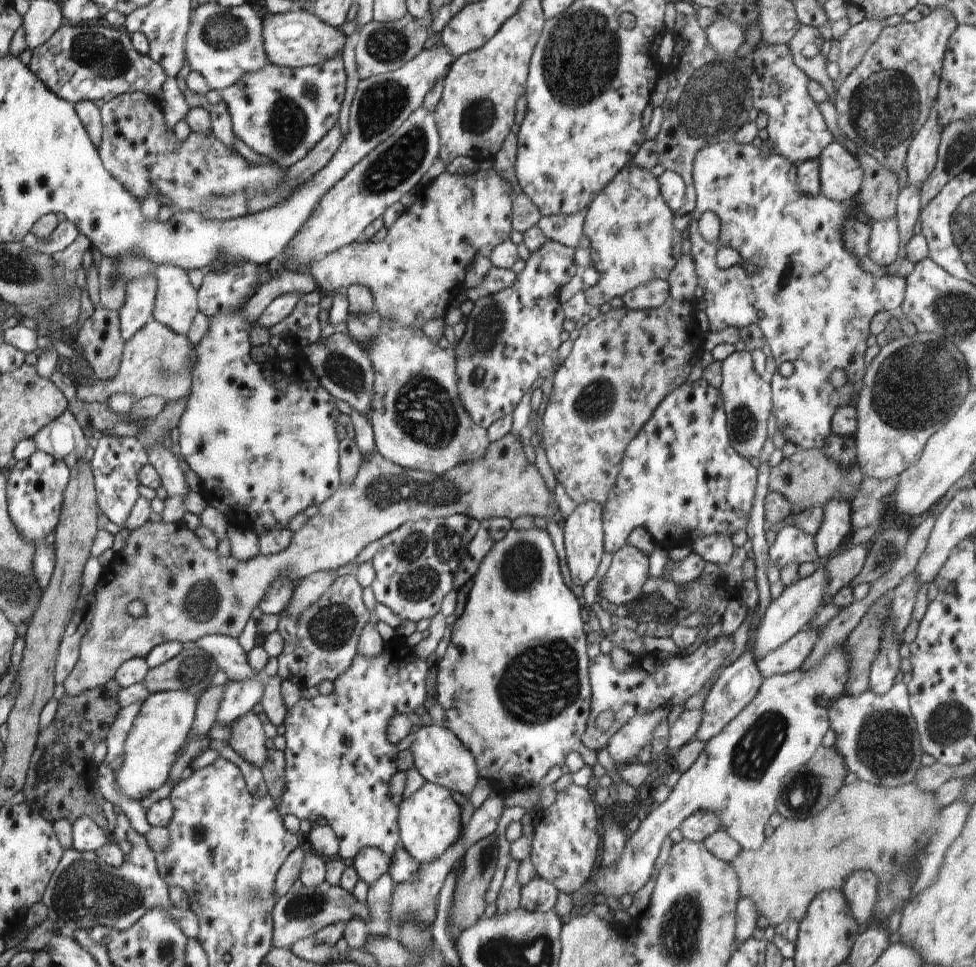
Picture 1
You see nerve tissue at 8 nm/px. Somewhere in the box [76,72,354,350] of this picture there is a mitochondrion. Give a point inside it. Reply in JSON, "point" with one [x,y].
{"point":[290,121]}

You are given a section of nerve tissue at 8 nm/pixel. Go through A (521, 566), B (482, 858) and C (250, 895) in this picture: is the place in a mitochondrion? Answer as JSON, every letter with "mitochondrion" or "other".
{"A":"mitochondrion","B":"mitochondrion","C":"mitochondrion"}

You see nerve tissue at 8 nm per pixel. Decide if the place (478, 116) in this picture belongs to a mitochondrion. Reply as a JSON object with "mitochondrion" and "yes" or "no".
{"mitochondrion":"yes"}

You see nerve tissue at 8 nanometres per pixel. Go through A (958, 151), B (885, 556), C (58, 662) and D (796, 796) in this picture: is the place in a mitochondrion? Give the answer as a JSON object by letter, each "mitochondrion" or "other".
{"A":"mitochondrion","B":"mitochondrion","C":"other","D":"mitochondrion"}

